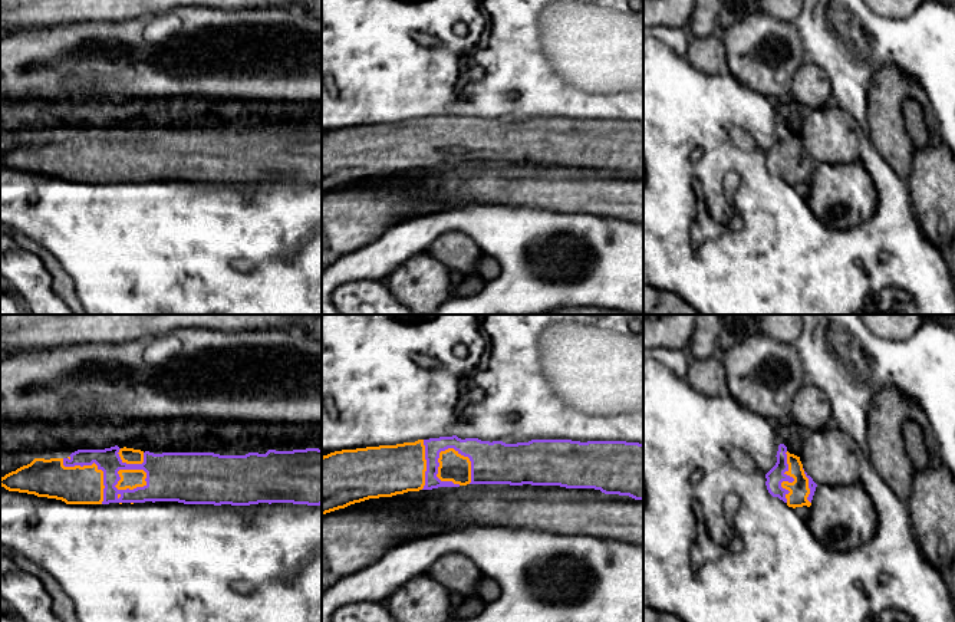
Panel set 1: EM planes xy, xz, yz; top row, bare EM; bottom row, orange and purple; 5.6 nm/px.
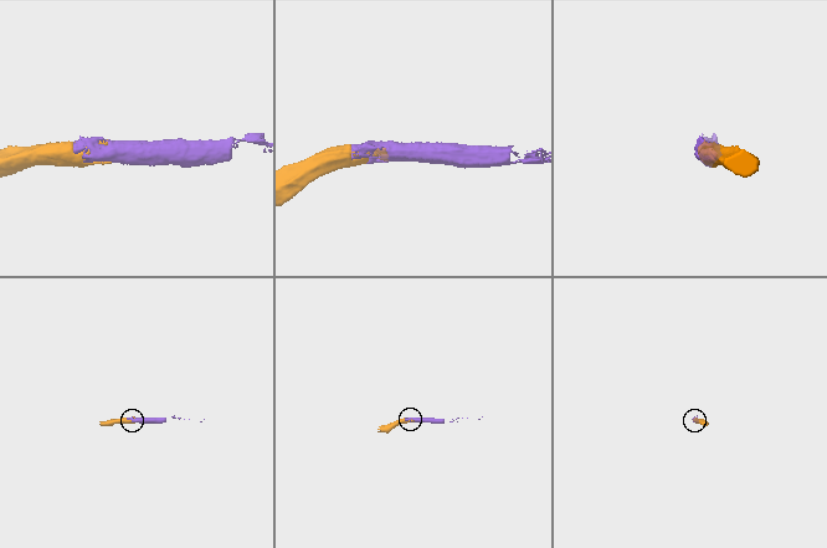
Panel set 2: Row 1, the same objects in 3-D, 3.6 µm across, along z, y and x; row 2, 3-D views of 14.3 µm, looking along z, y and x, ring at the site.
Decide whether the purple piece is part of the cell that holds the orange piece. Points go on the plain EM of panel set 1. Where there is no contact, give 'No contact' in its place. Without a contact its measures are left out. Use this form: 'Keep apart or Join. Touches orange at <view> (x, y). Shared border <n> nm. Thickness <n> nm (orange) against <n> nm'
Join. Touches orange at xz (466, 135). Shared border 260 nm. Thickness 160 nm (orange) against 240 nm

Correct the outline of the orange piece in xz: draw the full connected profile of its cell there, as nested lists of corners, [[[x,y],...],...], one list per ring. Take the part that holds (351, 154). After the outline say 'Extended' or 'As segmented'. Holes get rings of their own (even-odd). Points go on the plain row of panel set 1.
[[[452,113],[335,129],[322,135],[322,194],[369,177],[467,162],[595,167],[605,172],[643,178],[643,122],[572,118],[531,118],[506,122],[478,116],[461,118]]]. Extended

